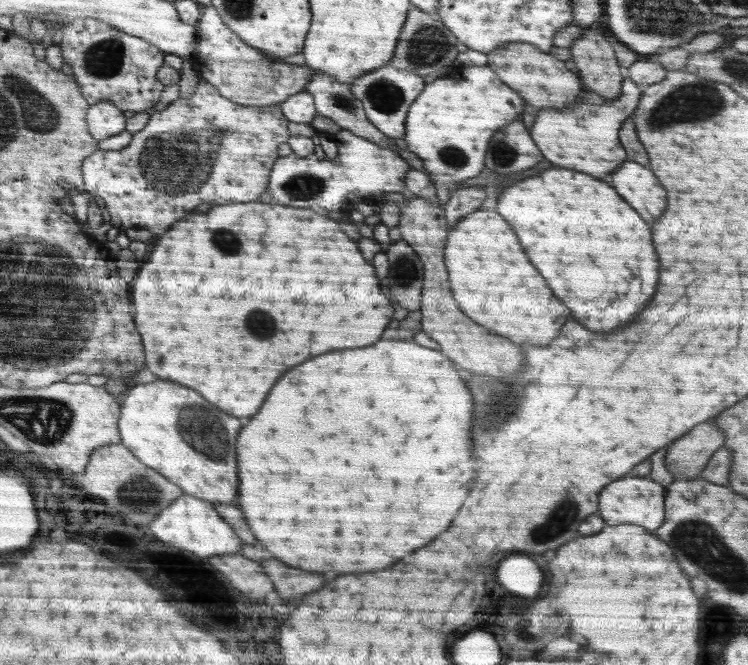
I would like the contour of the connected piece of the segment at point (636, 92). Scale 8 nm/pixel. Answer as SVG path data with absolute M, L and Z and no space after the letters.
M628 77L623 84L623 92L616 100L605 100L605 103L598 105L592 104L592 101L586 98L575 100L575 104L564 110L543 108L538 111L536 122L532 126L532 138L540 152L544 152L544 158L554 166L588 172L590 176L606 180L628 159L627 151L620 141L620 127L626 118L635 114L645 88L645 85L639 85Z

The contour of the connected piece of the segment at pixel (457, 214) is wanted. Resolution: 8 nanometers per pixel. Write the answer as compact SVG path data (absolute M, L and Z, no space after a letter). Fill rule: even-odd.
M472 186L462 190L456 190L451 194L450 200L444 204L447 223L456 226L456 223L468 213L478 210L478 206L486 206L489 200L488 191L482 186Z

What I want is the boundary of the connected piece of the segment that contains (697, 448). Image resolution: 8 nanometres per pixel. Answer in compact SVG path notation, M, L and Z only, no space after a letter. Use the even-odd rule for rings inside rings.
M714 419L699 424L668 447L666 468L676 478L700 478L711 456L723 447L724 438Z

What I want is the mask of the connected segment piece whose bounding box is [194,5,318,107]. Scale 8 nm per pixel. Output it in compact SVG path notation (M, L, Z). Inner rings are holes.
M212 6L202 7L198 28L199 46L195 52L199 78L210 83L220 96L242 106L270 106L283 103L293 95L299 94L310 82L311 76L318 70L306 66L290 66L286 62L270 62L260 58L258 50L244 41L224 24L220 13ZM256 64L256 68L252 68Z

